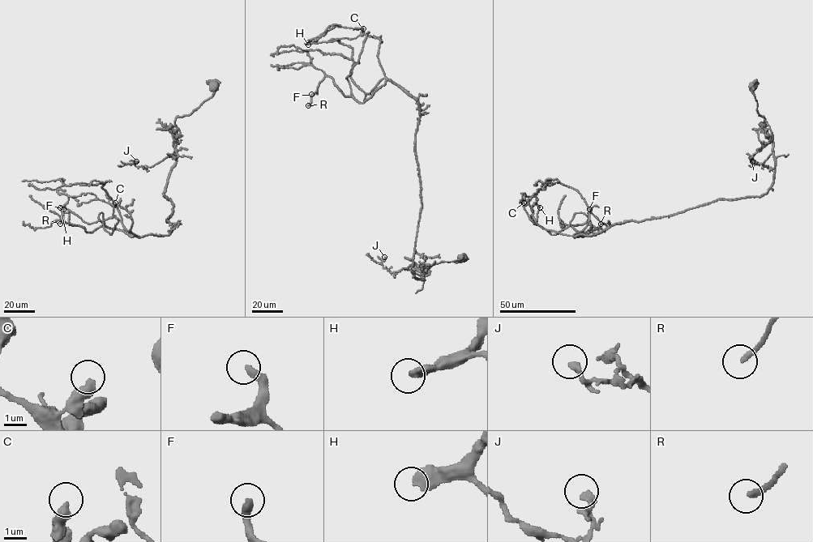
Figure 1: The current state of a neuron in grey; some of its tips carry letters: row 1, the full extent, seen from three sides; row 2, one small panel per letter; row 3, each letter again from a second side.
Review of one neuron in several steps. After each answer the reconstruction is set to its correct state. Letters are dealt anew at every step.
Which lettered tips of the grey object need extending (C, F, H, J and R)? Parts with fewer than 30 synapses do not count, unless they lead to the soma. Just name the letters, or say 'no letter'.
F, R

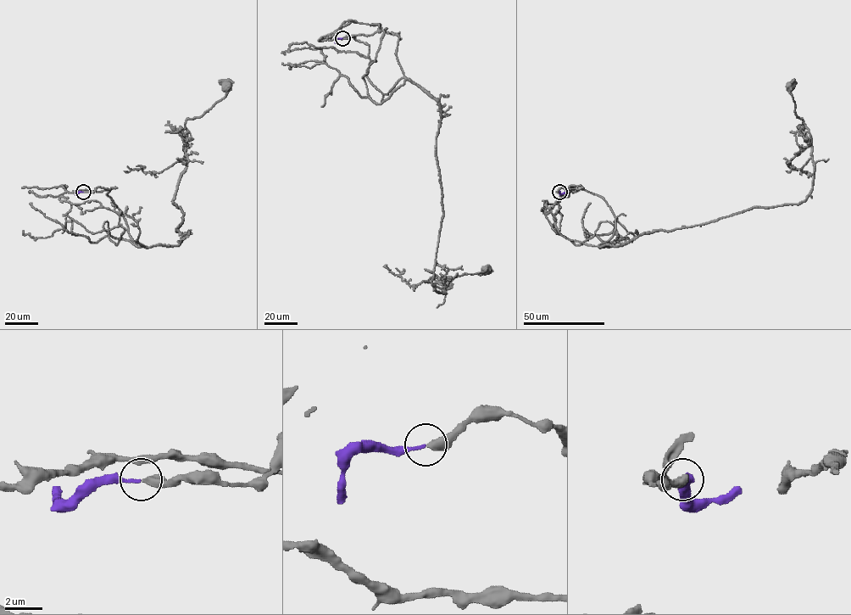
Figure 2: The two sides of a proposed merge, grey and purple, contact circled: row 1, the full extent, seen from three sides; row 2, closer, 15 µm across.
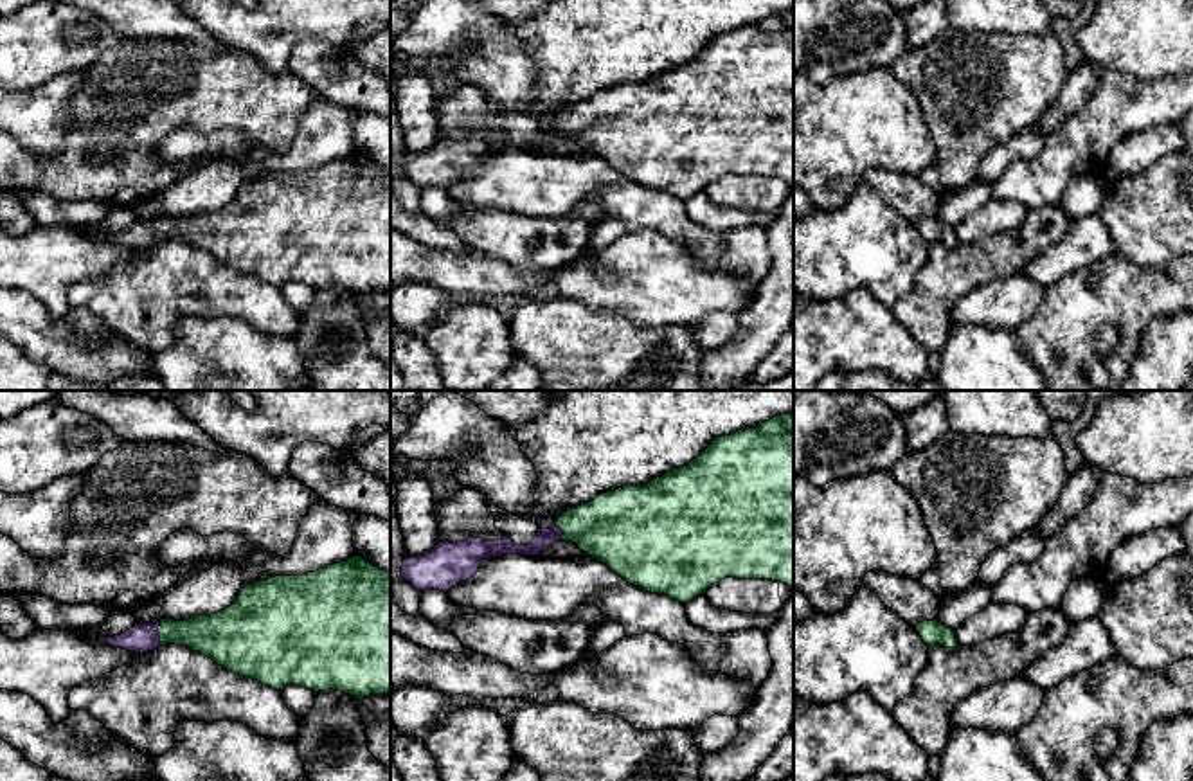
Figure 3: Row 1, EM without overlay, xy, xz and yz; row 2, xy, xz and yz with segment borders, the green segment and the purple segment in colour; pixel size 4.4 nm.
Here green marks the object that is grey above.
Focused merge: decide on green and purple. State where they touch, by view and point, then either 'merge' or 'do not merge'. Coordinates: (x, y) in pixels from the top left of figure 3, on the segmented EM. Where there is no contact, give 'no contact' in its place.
meets green in xy at (159, 634); merge

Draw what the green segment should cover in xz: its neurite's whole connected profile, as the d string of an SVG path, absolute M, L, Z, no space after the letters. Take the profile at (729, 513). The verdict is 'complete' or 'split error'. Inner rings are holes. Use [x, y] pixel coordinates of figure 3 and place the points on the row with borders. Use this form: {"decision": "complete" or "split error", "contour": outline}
{"decision": "split error", "contour": "M794 412L756 428L716 437L695 461L644 486L623 486L565 511L552 529L516 545L511 538L437 542L421 558L405 556L401 578L417 590L443 590L473 578L482 560L542 556L558 540L574 542L630 585L689 603L725 578L772 579L794 588Z"}

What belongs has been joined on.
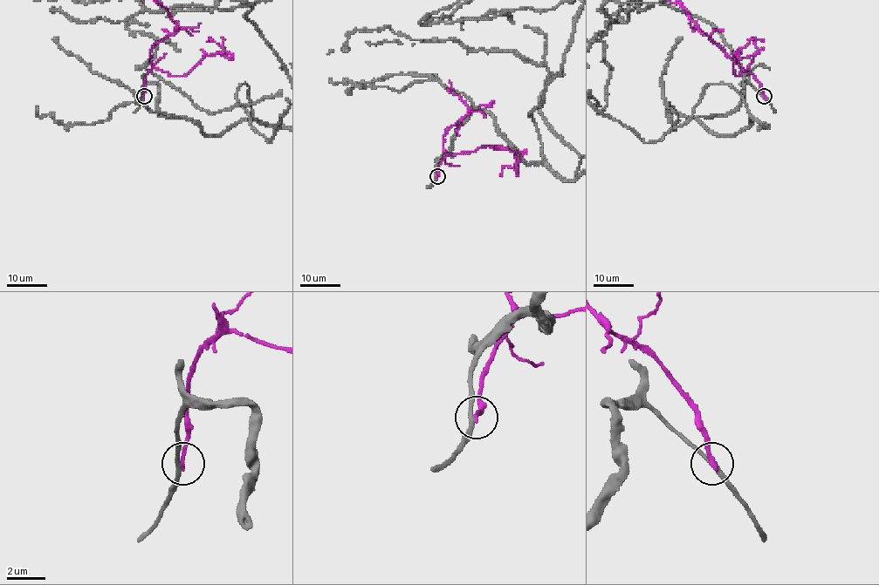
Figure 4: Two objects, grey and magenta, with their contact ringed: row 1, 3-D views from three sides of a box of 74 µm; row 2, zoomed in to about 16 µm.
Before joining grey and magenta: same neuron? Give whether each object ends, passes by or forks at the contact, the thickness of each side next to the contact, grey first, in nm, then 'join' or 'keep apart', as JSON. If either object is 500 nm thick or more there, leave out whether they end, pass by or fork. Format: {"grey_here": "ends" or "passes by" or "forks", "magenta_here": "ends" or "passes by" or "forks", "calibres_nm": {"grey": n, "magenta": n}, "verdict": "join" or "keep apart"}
{"grey_here": "passes by", "magenta_here": "ends", "calibres_nm": {"grey": 240, "magenta": 240}, "verdict": "keep apart"}

